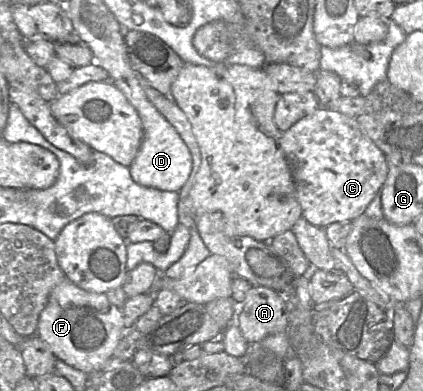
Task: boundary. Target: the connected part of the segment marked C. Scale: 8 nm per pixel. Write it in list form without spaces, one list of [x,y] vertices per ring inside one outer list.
[[[320,107],[282,133],[281,147],[290,165],[302,217],[319,228],[352,221],[364,214],[389,172],[385,154],[365,136],[357,118]]]

